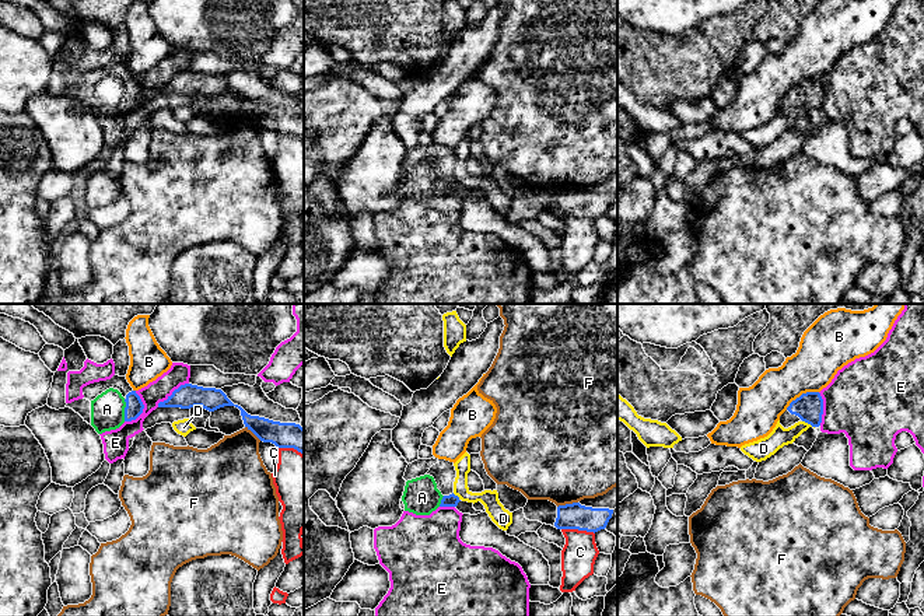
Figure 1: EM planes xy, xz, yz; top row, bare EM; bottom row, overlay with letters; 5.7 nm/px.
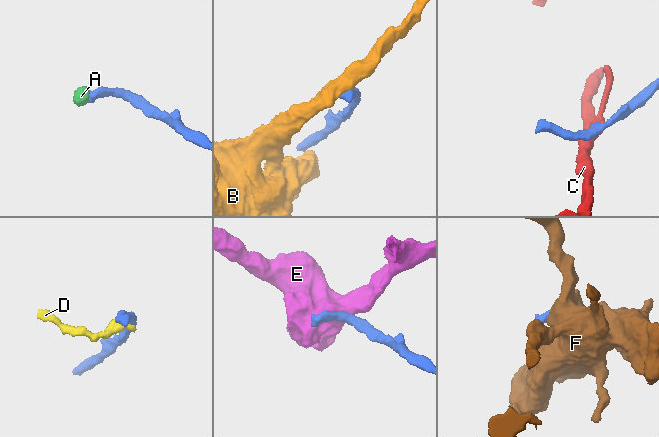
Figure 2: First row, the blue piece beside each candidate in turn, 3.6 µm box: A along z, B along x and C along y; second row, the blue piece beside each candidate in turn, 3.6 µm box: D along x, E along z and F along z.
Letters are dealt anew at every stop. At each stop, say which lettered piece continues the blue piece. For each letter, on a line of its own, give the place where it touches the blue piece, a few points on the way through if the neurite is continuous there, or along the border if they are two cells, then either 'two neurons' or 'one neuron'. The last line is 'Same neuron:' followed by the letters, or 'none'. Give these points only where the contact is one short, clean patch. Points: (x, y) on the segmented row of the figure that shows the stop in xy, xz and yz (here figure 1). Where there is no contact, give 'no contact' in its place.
A: contact xy (125, 410); way xy (135, 406), (125, 410), (107, 409); one neuron
B: contact yz (802, 394); two neurons
C: contact xz (578, 529); two neurons
D: contact yz (808, 423); border yz (802, 420), (814, 427); two neurons
E: contact xy (142, 410); two neurons
F: contact xz (567, 504); two neurons
Same neuron: A

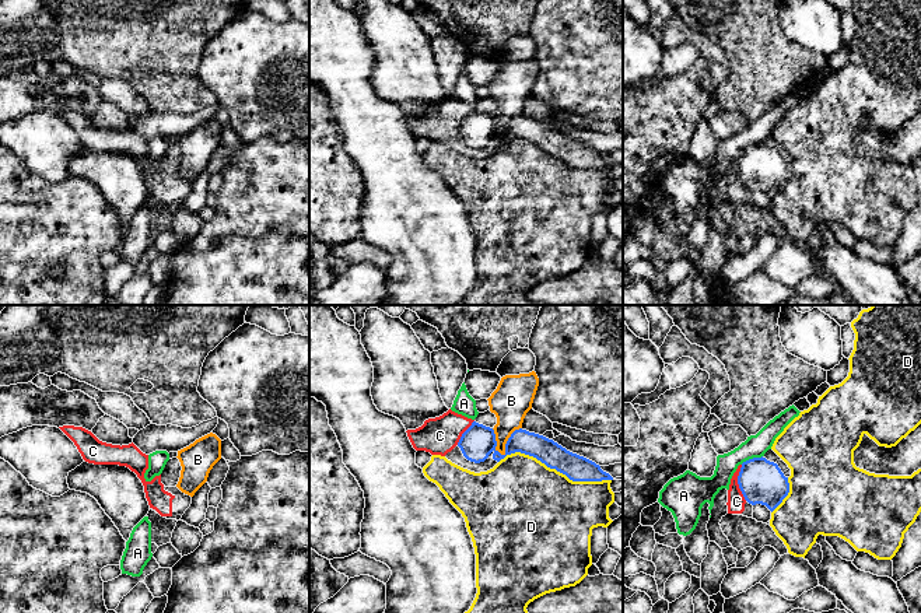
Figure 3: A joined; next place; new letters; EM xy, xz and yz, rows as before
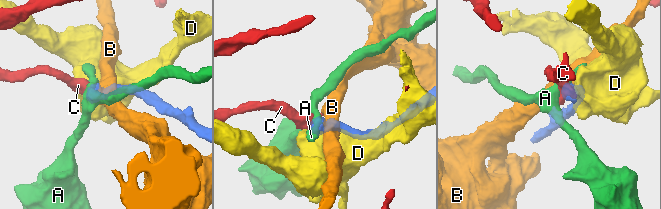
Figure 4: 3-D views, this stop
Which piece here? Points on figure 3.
A: contact yz (750, 459); border yz (762, 455), (741, 463); two neurons
B: contact xz (505, 444); two neurons
C: contact yz (738, 483); one neuron
D: contact xz (554, 468); two neurons
Same neuron: C

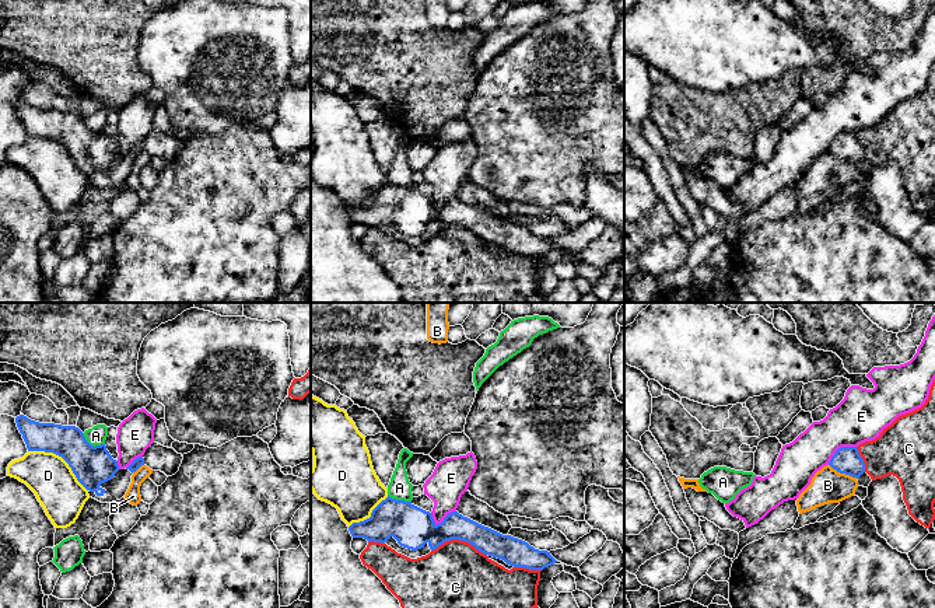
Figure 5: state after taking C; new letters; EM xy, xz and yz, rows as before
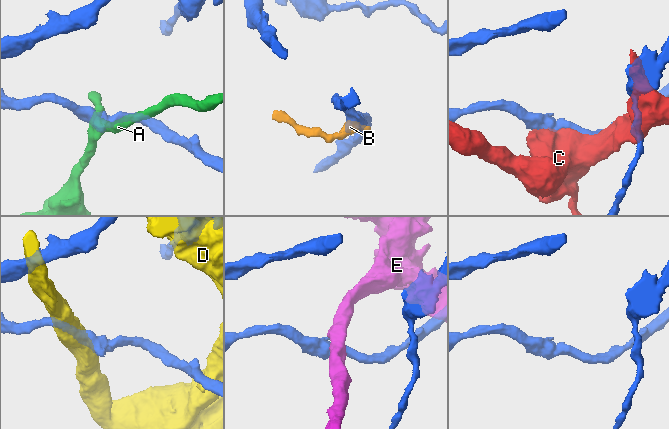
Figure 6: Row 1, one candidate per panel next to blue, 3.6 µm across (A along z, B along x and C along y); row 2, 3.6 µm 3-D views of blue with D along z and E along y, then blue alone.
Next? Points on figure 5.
A: contact xy (93, 446); border xy (81, 433), (91, 444), (104, 444); two neurons
B: contact yz (843, 472); border yz (829, 464), (837, 471), (857, 478); two neurons
C: contact xz (459, 540); two neurons
D: contact xy (62, 457); two neurons
E: contact xz (443, 521); two neurons
Same neuron: none

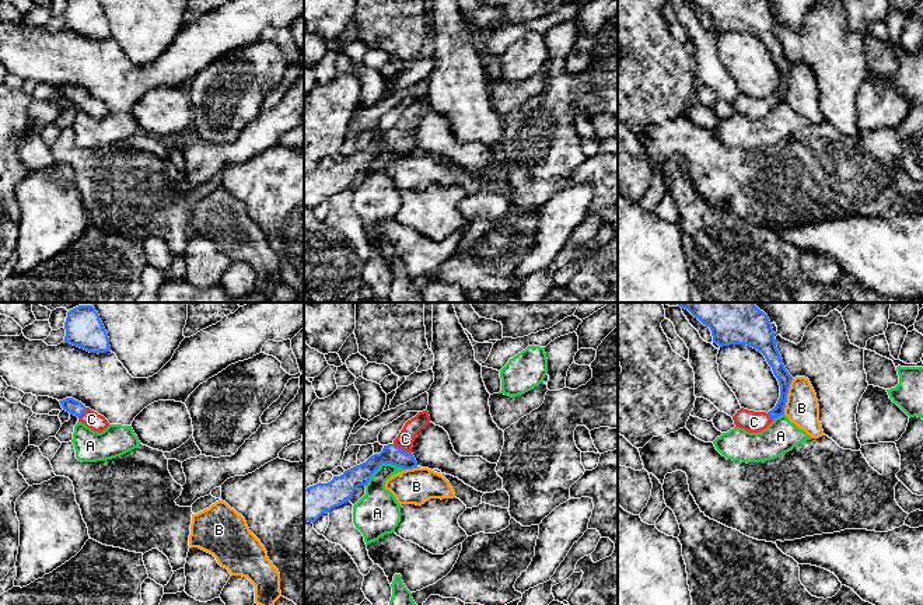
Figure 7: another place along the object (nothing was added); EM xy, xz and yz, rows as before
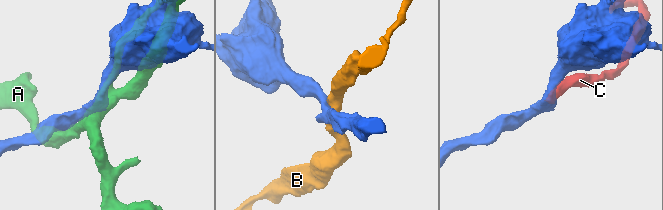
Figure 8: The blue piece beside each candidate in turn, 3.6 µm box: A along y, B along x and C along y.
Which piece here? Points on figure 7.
A: contact xz (383, 462); two neurons
B: contact yz (786, 397); border yz (793, 378), (783, 413); two neurons
C: contact xz (401, 450); way xz (391, 454), (401, 450), (405, 439); one neuron
Same neuron: C

